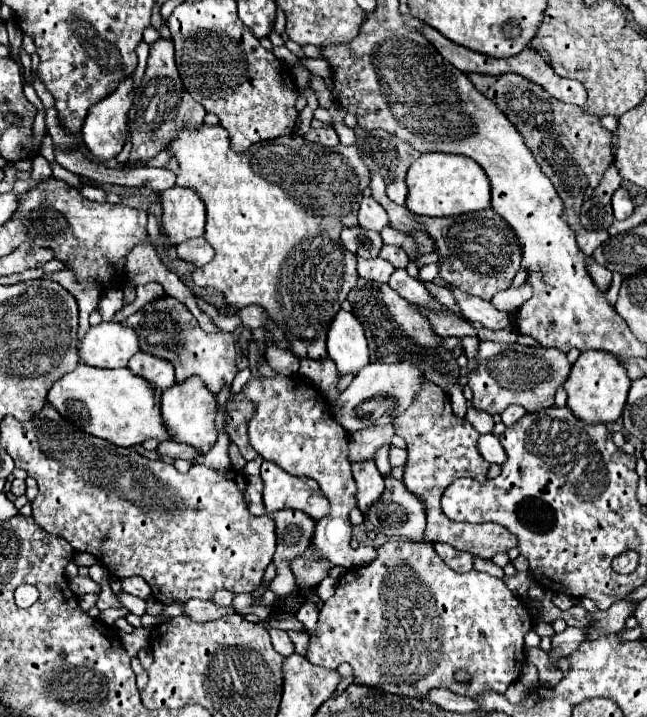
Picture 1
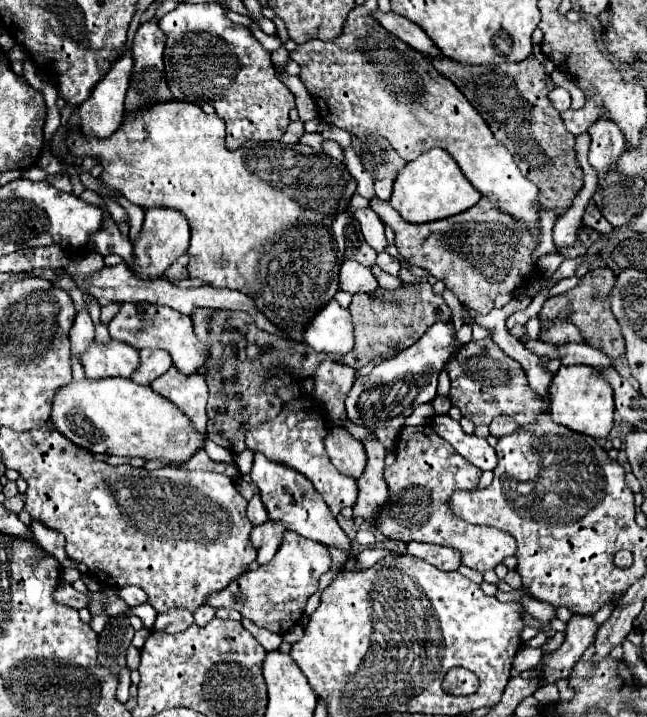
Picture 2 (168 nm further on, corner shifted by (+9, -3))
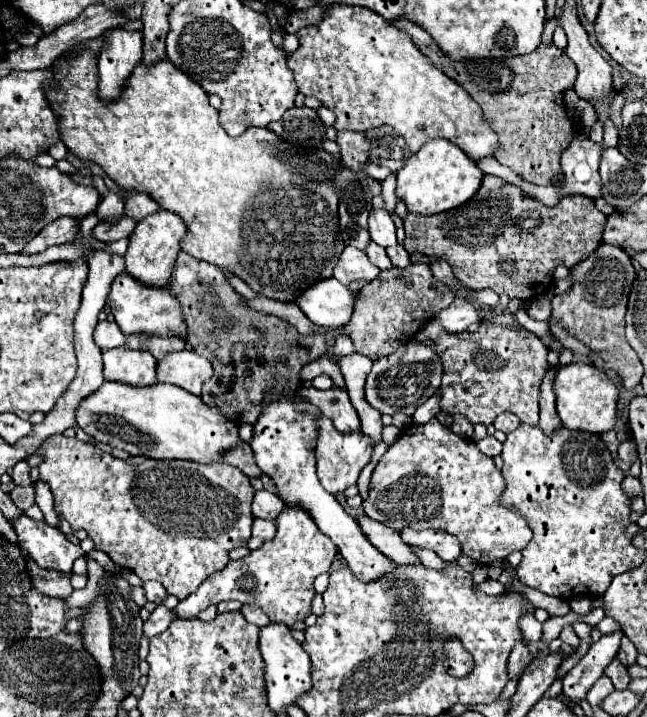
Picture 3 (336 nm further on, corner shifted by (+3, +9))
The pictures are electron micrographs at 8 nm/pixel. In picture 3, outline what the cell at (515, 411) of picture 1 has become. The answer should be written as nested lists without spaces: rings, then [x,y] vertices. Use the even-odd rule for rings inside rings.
[[[503,412],[503,414],[501,414],[499,418],[495,418],[495,422],[493,422],[493,426],[495,426],[497,430],[505,432],[505,434],[513,432],[519,424],[521,424],[521,422],[519,422],[519,418],[517,418],[515,414],[511,414],[511,412]]]

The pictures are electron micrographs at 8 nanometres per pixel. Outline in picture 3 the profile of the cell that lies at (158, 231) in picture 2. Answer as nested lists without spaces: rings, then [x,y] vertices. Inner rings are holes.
[[[159,208],[157,212],[145,216],[145,220],[141,220],[135,226],[133,234],[129,236],[129,248],[125,254],[127,274],[131,274],[135,280],[139,280],[141,284],[147,284],[147,286],[167,284],[173,264],[175,264],[175,256],[181,250],[179,244],[185,234],[187,234],[187,226],[183,222],[183,218],[179,218],[175,212]]]

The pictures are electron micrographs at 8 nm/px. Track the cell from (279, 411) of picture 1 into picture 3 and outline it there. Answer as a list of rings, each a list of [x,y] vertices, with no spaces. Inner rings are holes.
[[[319,414],[317,422],[319,422],[317,424],[319,436],[317,436],[317,448],[315,448],[317,476],[327,492],[337,494],[337,492],[343,492],[349,486],[357,484],[357,478],[359,478],[363,466],[369,464],[369,460],[371,460],[373,444],[371,444],[371,440],[367,440],[367,436],[361,436],[361,432],[355,432],[355,434],[337,432],[333,422],[325,414]]]

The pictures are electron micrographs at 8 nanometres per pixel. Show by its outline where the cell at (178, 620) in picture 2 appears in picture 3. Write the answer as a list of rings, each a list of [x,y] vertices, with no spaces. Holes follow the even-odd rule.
[[[157,606],[155,610],[153,610],[153,614],[151,614],[151,618],[145,622],[145,626],[143,626],[143,634],[145,636],[157,636],[159,632],[163,632],[165,628],[169,628],[169,624],[173,622],[177,618],[177,614],[173,612],[173,610],[169,610],[169,608],[165,608],[165,606]]]

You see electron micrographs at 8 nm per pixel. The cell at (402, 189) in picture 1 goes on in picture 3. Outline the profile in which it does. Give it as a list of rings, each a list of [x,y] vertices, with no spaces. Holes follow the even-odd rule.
[[[365,164],[365,170],[371,178],[375,178],[379,182],[383,182],[391,174],[391,170],[387,166],[377,166],[377,164]]]

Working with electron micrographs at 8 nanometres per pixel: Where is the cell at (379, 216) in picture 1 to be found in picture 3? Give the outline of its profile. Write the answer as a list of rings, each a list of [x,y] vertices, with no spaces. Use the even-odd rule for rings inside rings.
[[[373,208],[369,214],[369,232],[371,232],[371,240],[383,248],[387,246],[395,246],[397,238],[395,238],[395,224],[391,220],[391,214],[383,208]]]

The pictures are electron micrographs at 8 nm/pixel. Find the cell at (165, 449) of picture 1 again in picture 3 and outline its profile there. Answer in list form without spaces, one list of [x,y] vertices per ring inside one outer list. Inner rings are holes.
[[[239,444],[239,446],[223,452],[221,460],[225,464],[231,464],[231,466],[239,468],[247,476],[261,476],[261,470],[255,464],[255,458],[253,458],[253,452],[251,452],[249,444]]]

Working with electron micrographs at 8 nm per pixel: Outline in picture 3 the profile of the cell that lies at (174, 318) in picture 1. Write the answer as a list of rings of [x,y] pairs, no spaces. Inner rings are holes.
[[[127,272],[119,274],[115,278],[115,284],[111,286],[107,304],[115,316],[115,322],[119,324],[121,332],[125,336],[129,334],[155,334],[155,336],[177,336],[187,340],[187,322],[181,310],[179,300],[167,292],[165,288],[153,288],[137,282]]]

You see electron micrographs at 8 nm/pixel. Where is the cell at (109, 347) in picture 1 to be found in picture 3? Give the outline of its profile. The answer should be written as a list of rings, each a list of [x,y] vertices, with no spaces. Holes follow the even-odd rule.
[[[125,346],[103,350],[103,374],[105,380],[119,380],[131,386],[155,384],[157,360],[143,350],[131,350]]]

